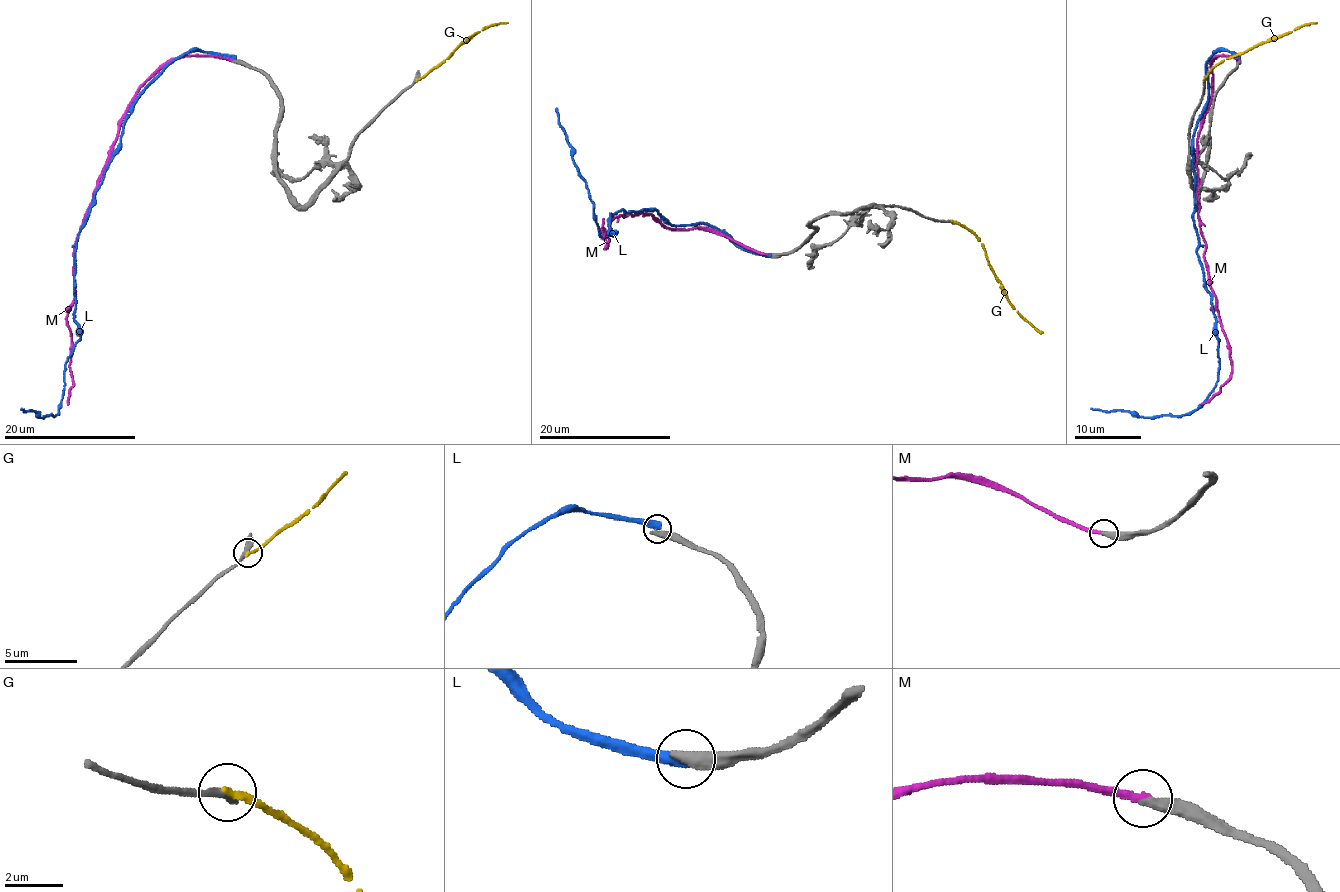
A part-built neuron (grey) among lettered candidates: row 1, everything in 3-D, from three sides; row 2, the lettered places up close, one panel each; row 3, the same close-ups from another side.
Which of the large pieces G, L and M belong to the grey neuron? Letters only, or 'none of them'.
M

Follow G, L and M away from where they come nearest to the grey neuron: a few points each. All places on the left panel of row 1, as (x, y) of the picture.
G: (417, 79), (425, 76), (465, 39), (488, 26), (508, 23)
L: (233, 59), (189, 51), (137, 99), (75, 251), (80, 337), (65, 365), (61, 407), (37, 417), (22, 408)
M: (232, 59), (167, 61), (123, 119), (73, 253), (68, 405)

